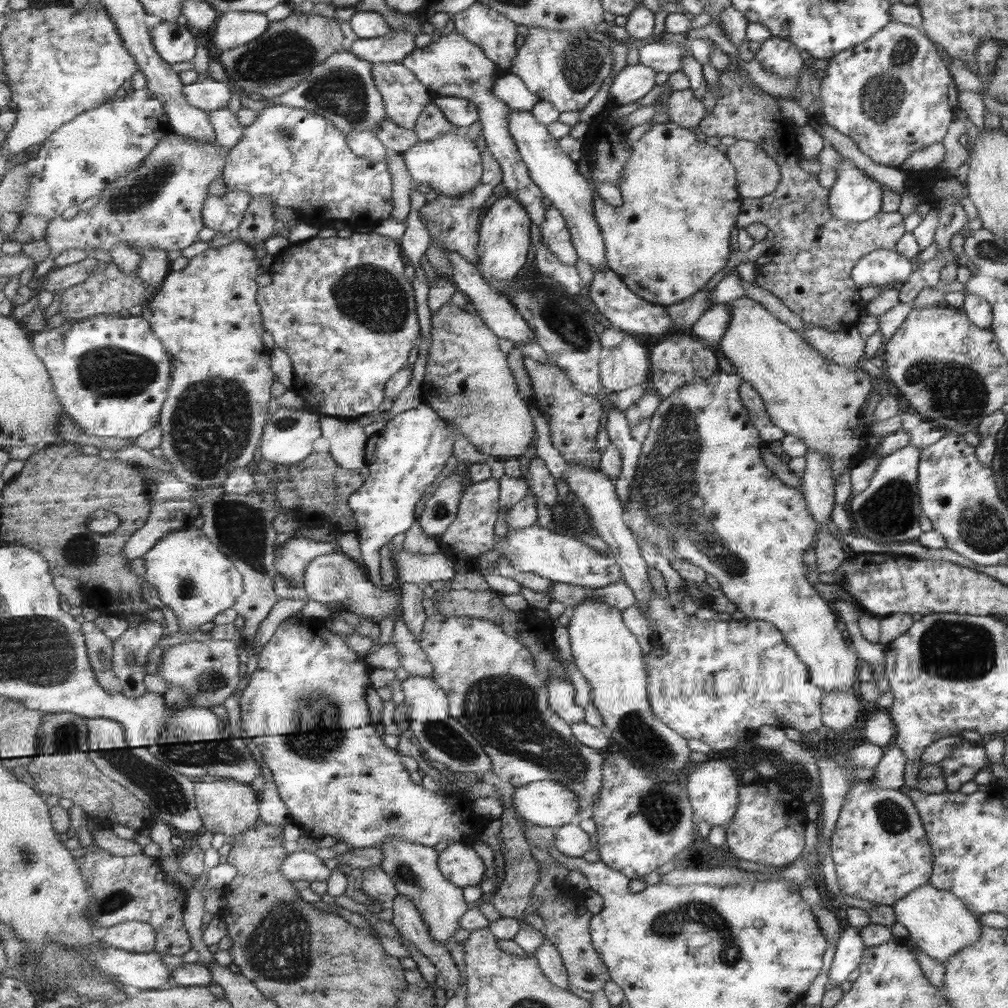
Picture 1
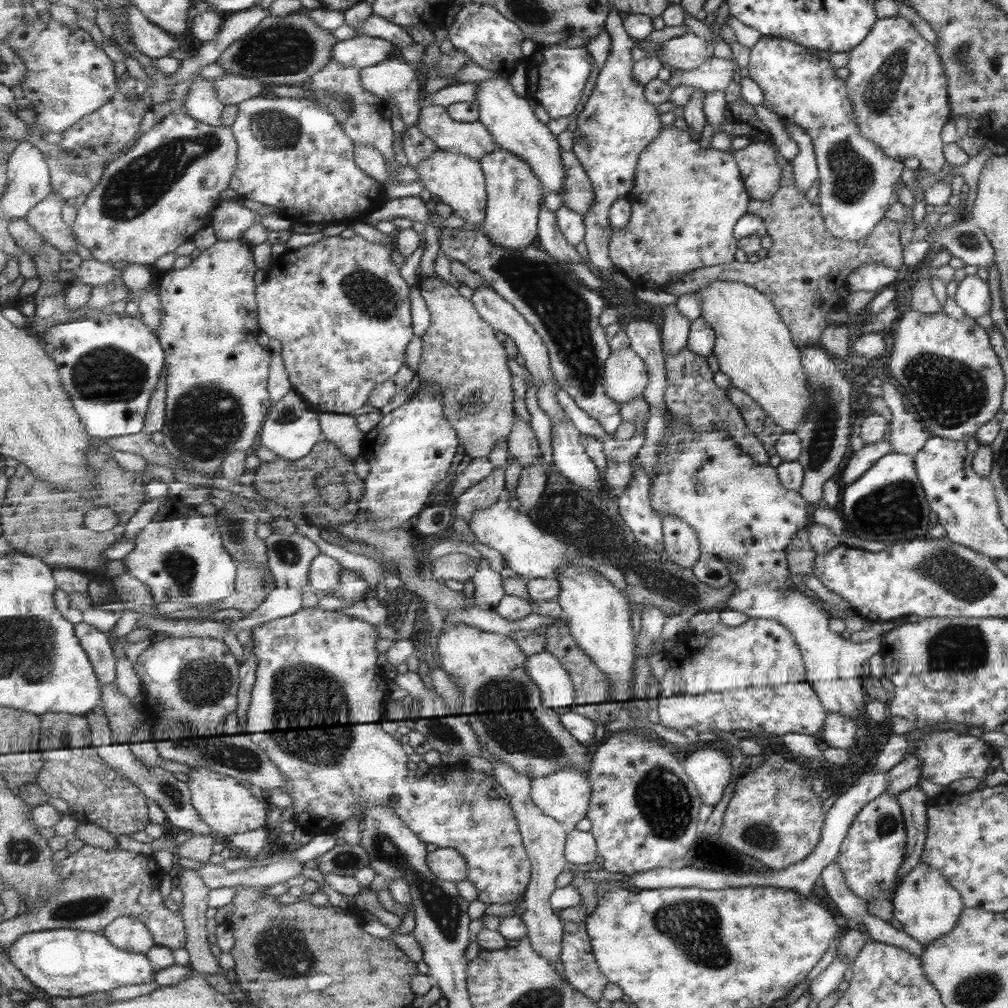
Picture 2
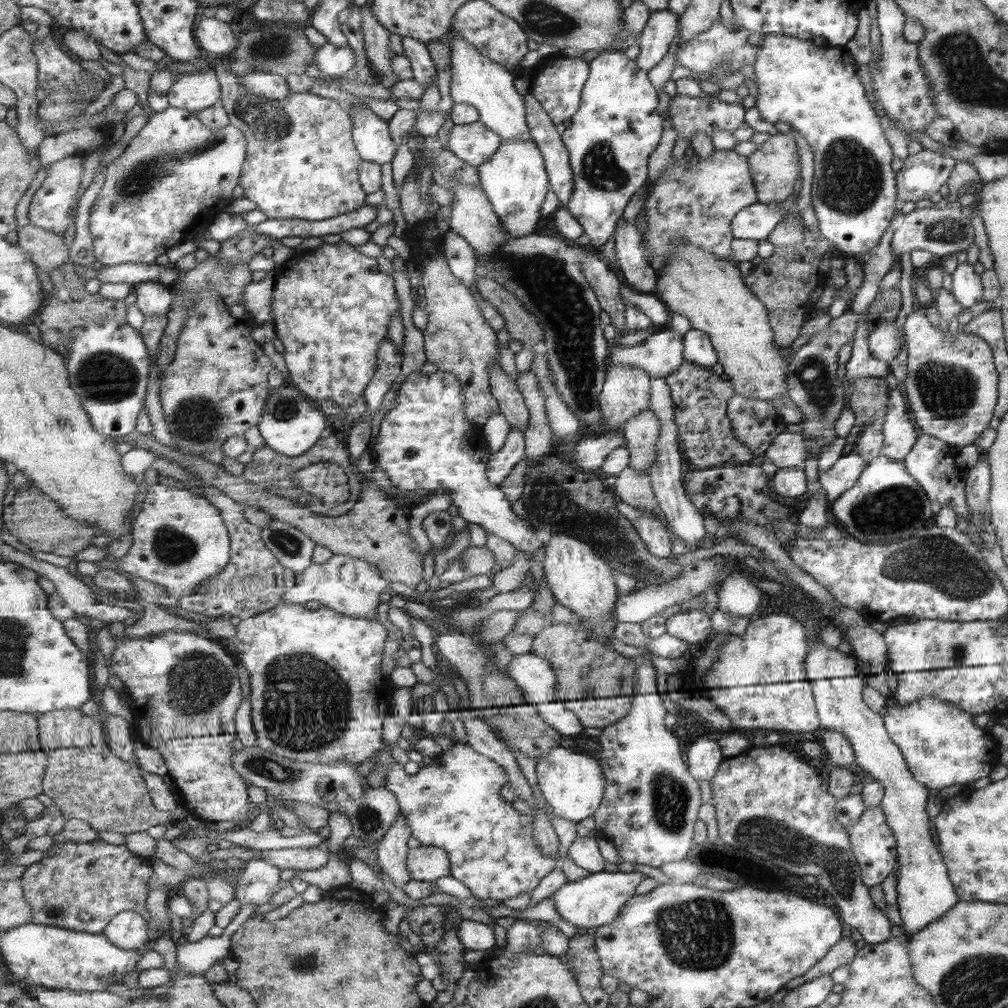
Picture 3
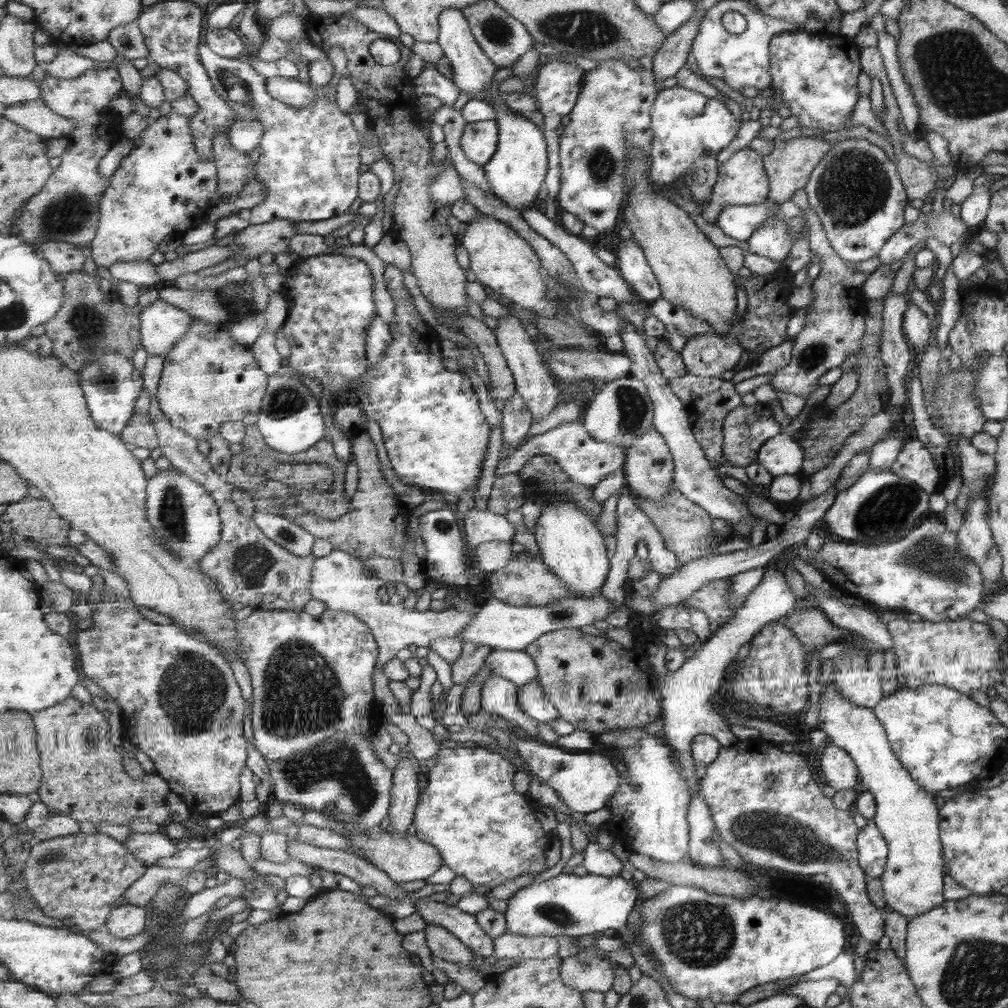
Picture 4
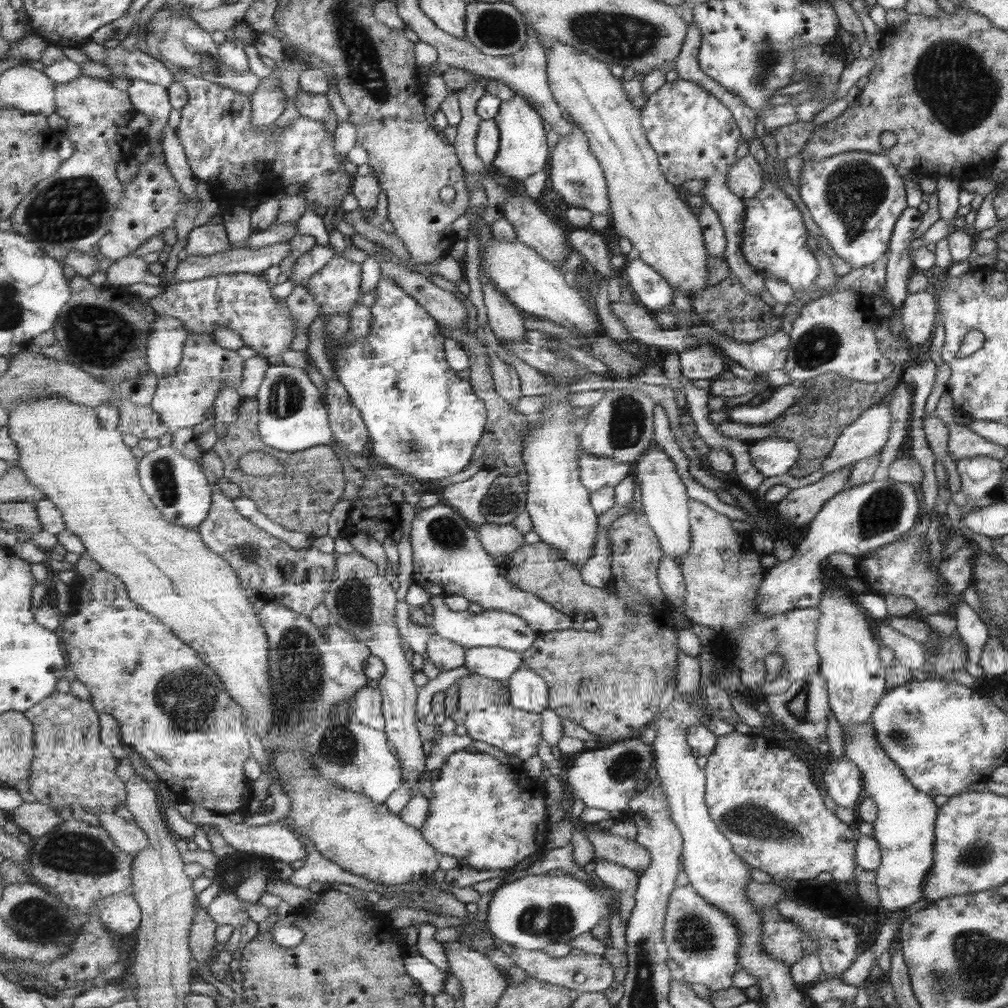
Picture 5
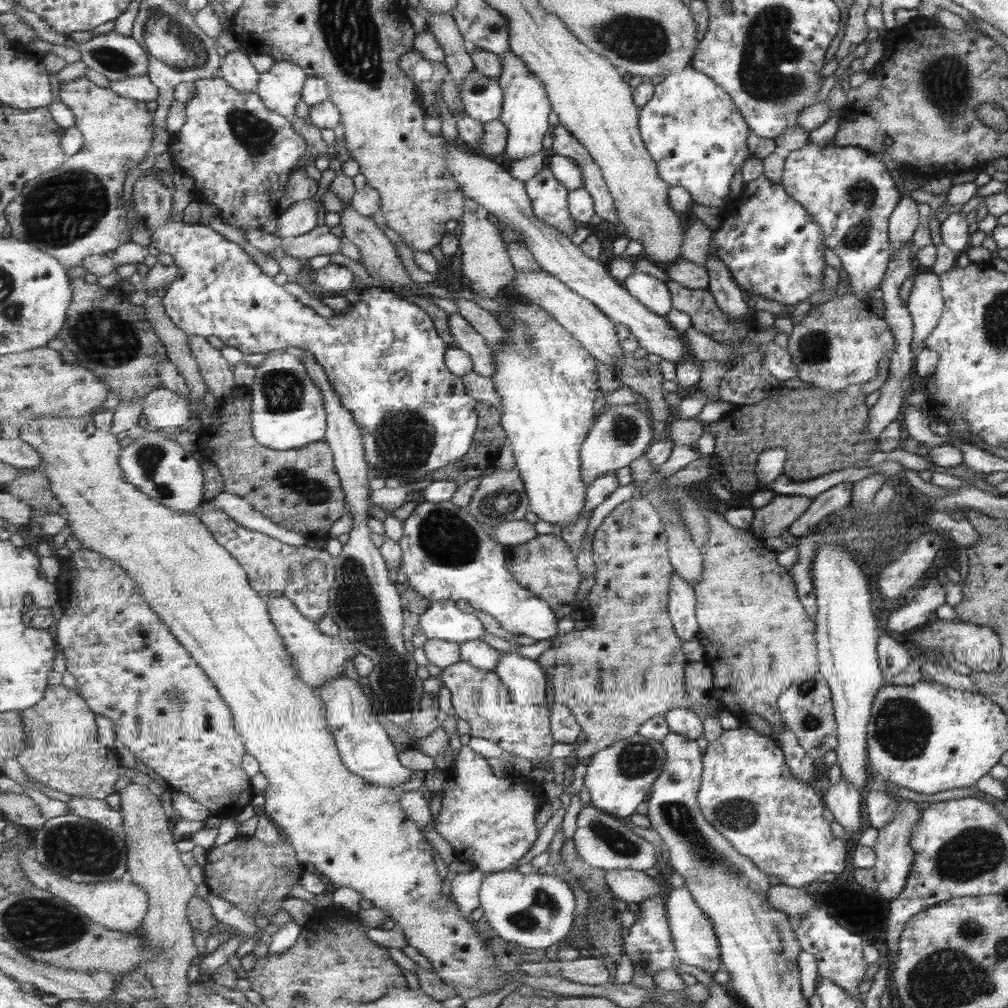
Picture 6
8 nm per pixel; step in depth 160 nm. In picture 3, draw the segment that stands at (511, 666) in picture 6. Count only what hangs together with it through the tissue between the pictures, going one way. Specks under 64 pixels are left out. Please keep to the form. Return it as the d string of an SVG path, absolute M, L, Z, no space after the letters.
M542 702L533 706L538 714L548 721L555 730L558 730L563 737L569 735L580 735L583 732L583 726L579 717L571 712L564 702Z

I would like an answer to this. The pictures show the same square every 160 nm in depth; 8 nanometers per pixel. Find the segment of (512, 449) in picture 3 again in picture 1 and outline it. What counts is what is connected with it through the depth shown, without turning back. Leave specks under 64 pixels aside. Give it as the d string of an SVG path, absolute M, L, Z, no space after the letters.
M496 479L485 480L479 484L468 486L462 494L457 518L452 525L439 536L439 541L444 548L464 552L477 560L478 556L488 550L497 548L496 524L500 519L500 481Z

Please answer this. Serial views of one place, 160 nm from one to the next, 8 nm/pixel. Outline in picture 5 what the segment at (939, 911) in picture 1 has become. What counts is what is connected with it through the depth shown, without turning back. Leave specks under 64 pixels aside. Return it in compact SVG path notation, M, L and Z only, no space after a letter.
M869 720L842 732L844 756L851 759L859 769L864 795L876 806L872 836L878 843L882 859L874 871L878 905L887 913L905 910L909 904L921 900L923 880L927 878L927 872L933 864L937 806L929 795L915 790L899 767L887 758L874 739L874 727Z

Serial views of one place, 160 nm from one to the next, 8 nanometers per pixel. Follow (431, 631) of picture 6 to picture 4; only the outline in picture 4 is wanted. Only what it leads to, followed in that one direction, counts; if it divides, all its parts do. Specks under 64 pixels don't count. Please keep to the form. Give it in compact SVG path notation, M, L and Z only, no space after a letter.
M601 594L595 598L582 599L568 597L551 605L511 605L492 596L484 602L483 608L470 620L467 626L462 628L459 636L467 642L475 644L487 644L489 648L503 649L508 651L525 651L540 636L554 630L576 629L587 624L595 624L597 620L605 620L609 612L621 605L615 605L607 601Z

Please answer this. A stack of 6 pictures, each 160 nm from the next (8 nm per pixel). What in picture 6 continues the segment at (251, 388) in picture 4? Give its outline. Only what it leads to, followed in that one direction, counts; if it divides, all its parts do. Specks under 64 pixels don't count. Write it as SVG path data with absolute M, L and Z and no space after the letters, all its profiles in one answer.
M162 387L145 398L144 416L150 428L168 430L189 425L193 411L191 407L192 403L187 399Z

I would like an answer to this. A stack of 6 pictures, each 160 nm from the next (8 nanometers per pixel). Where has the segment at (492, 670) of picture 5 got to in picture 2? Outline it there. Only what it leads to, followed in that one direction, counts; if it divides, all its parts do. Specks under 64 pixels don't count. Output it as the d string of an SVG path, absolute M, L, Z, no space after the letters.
M543 651L530 656L526 662L526 669L531 680L540 688L543 704L547 708L555 709L559 714L573 711L571 705L576 703L575 687L571 675L554 654Z

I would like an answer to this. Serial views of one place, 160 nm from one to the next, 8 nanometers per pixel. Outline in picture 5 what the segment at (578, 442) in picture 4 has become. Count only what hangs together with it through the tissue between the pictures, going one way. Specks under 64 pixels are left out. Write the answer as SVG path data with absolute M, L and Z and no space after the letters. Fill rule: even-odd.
M581 450L581 474L584 485L590 492L597 492L604 488L616 488L623 479L632 473L633 466L611 460L599 459L595 455ZM480 470L466 481L447 485L439 495L439 502L455 507L470 523L479 526L488 522L481 512L482 498L489 492L499 470Z

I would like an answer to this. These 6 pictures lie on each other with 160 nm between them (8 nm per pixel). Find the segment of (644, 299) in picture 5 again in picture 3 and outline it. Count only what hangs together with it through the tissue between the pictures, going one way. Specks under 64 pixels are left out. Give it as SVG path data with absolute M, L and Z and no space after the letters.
M623 219L619 221L615 233L617 265L634 293L649 295L654 294L657 288L658 271L646 257L643 239L636 225Z

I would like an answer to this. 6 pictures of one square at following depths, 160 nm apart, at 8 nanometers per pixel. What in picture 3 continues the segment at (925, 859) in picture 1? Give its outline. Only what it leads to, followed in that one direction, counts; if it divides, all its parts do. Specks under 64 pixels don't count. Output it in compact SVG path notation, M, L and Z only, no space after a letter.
M881 806L864 809L859 821L848 829L848 834L863 886L870 888L886 881L896 866L898 844L895 843L895 836L891 835L891 828L887 827L887 818L883 815Z

